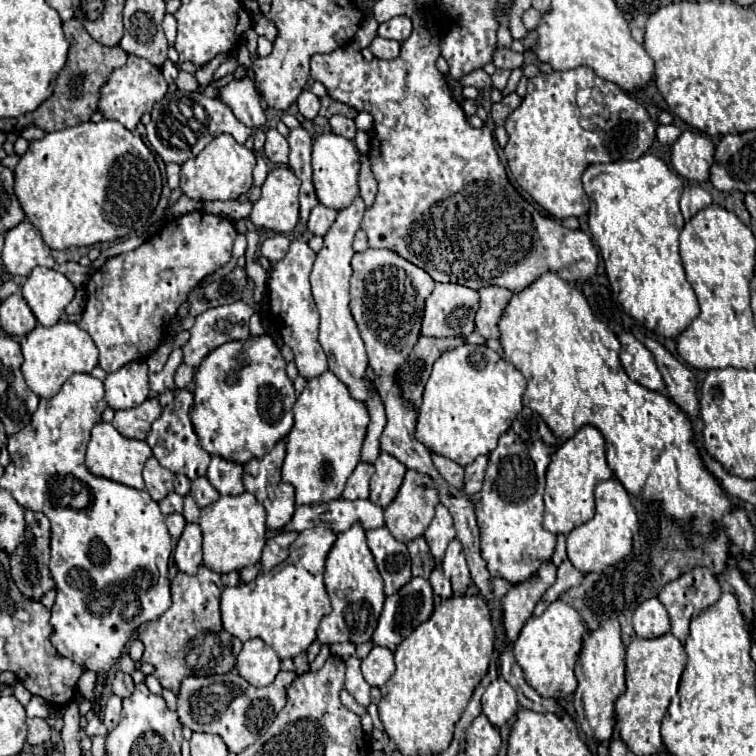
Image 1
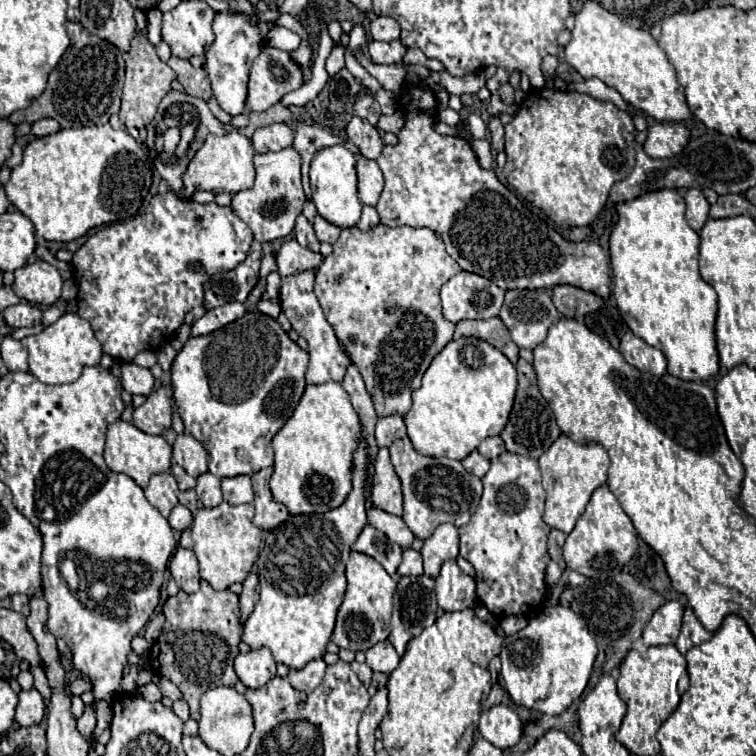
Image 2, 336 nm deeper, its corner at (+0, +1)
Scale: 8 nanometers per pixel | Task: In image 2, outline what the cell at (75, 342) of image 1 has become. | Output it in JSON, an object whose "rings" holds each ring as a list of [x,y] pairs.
{"rings":[[[63,314],[43,332],[27,336],[25,348],[29,350],[29,372],[45,384],[69,384],[81,376],[83,366],[97,366],[103,356],[91,324],[77,314]]]}

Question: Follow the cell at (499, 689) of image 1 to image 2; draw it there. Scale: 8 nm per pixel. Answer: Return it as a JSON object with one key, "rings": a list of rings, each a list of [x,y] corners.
{"rings":[[[497,704],[481,714],[479,734],[497,748],[515,746],[521,738],[521,720],[509,706]]]}

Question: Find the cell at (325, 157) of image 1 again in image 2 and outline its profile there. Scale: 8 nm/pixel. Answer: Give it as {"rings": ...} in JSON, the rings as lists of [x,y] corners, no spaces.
{"rings":[[[335,144],[329,148],[323,148],[315,154],[315,158],[311,160],[311,200],[317,206],[317,212],[329,220],[335,226],[341,228],[351,228],[357,224],[359,216],[361,216],[361,202],[357,198],[357,172],[355,172],[355,154],[351,150],[347,150],[343,144]]]}

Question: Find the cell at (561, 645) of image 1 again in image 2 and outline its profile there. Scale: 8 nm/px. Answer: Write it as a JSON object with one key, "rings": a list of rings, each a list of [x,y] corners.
{"rings":[[[565,604],[543,608],[539,614],[531,616],[523,630],[505,636],[499,654],[503,662],[505,688],[511,700],[549,716],[565,712],[569,704],[583,694],[595,656],[597,644],[585,628],[585,620]]]}

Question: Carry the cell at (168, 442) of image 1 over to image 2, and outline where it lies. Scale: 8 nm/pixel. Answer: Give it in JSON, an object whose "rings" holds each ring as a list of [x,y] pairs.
{"rings":[[[187,432],[179,434],[173,442],[173,460],[185,468],[187,474],[193,478],[207,472],[207,450],[199,440],[189,436]]]}

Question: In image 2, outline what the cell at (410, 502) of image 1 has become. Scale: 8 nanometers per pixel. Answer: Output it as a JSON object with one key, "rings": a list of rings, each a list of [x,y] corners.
{"rings":[[[401,438],[391,444],[391,462],[395,466],[395,472],[403,484],[403,522],[409,526],[409,530],[425,540],[433,534],[433,530],[443,524],[451,522],[455,526],[463,526],[469,522],[471,514],[475,512],[479,500],[481,500],[481,480],[473,474],[469,474],[459,460],[451,458],[433,458],[419,454],[409,438]]]}

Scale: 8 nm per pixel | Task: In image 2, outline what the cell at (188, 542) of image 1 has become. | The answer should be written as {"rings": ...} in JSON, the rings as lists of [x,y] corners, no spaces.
{"rings":[[[179,546],[169,562],[169,570],[181,590],[185,590],[189,594],[197,592],[201,578],[199,578],[199,562],[197,562],[197,556],[193,550]]]}

